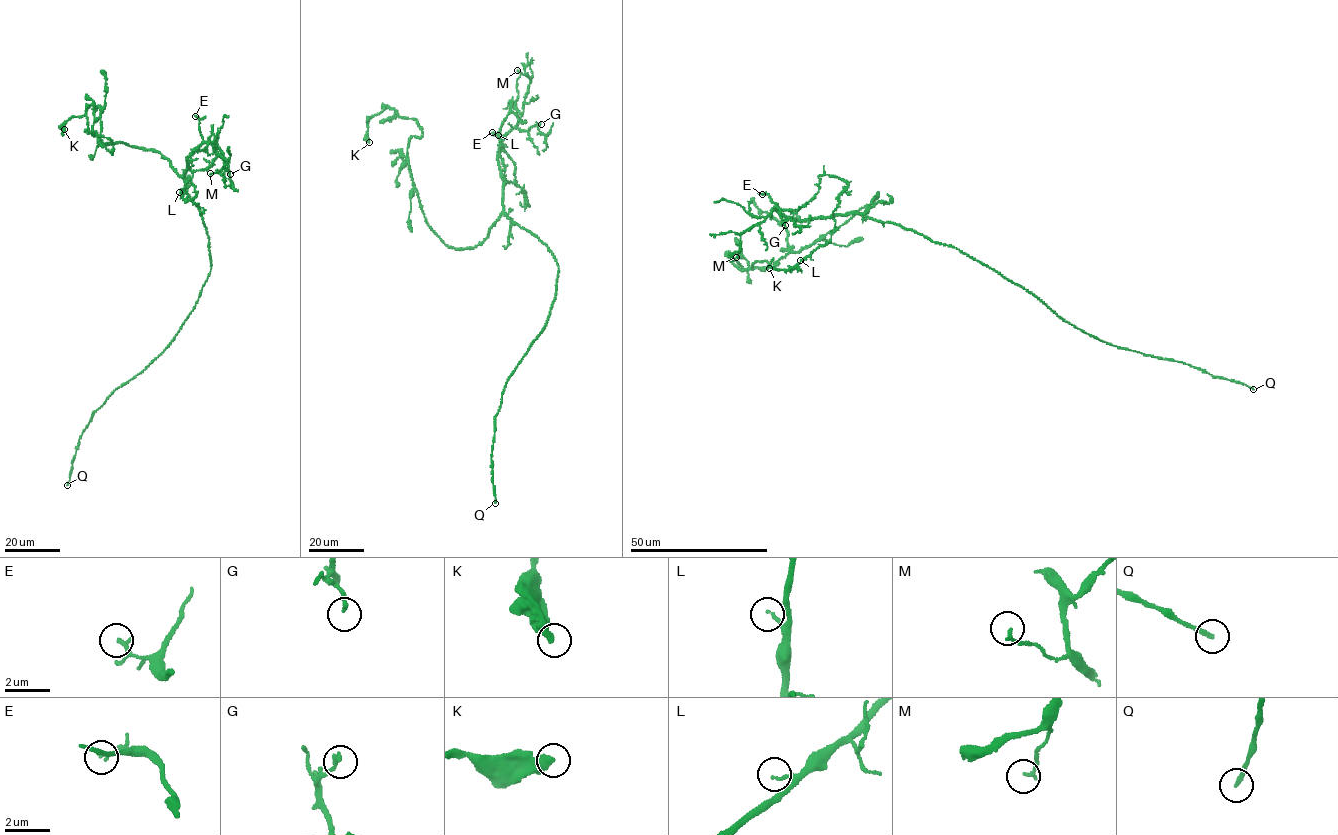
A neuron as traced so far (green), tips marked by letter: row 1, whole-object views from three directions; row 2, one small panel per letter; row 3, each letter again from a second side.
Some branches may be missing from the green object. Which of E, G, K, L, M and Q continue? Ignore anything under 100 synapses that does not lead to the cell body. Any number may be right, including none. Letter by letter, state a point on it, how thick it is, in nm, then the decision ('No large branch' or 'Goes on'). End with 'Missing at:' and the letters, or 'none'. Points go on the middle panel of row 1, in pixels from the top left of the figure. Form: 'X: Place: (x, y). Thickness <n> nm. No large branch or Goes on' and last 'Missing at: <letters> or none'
E: Place: (492, 132). Thickness 120 nm. No large branch
G: Place: (541, 124). Thickness 190 nm. No large branch
K: Place: (369, 142). Thickness 360 nm. No large branch
L: Place: (498, 135). Thickness 110 nm. No large branch
M: Place: (517, 70). Thickness 140 nm. No large branch
Q: Place: (495, 503). Thickness 180 nm. Goes on
Missing at: Q

